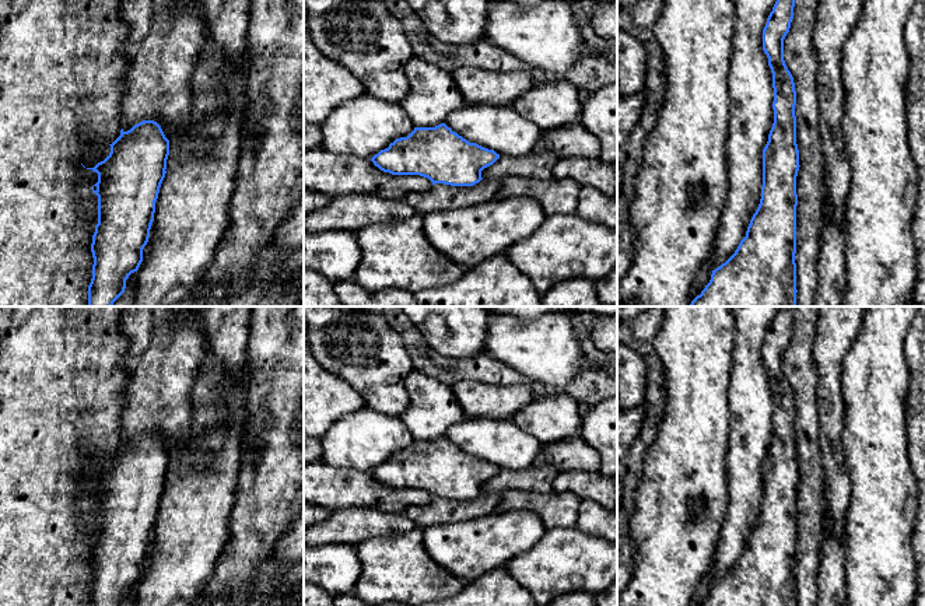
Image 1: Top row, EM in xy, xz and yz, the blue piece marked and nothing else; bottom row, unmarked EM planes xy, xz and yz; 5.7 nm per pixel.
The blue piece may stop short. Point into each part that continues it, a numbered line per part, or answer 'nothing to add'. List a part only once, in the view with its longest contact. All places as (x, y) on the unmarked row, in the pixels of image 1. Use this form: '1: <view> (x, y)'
nothing to add

